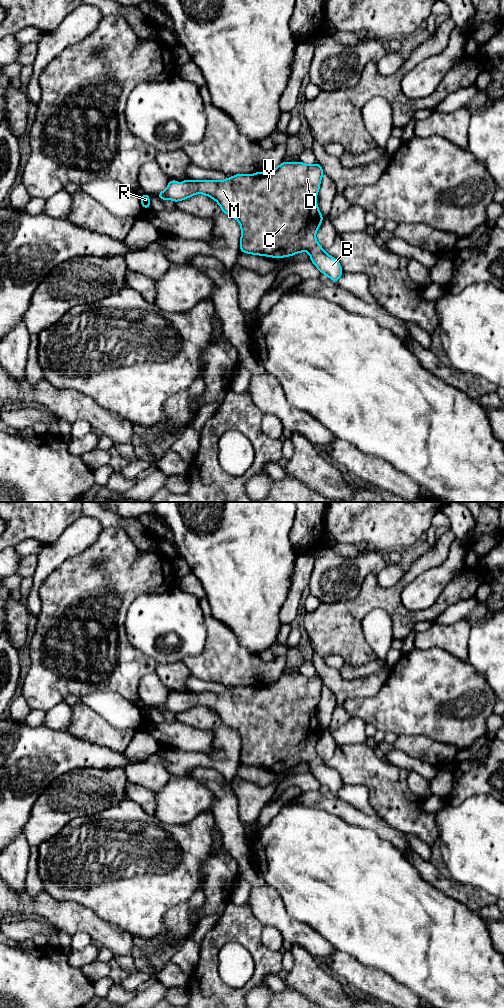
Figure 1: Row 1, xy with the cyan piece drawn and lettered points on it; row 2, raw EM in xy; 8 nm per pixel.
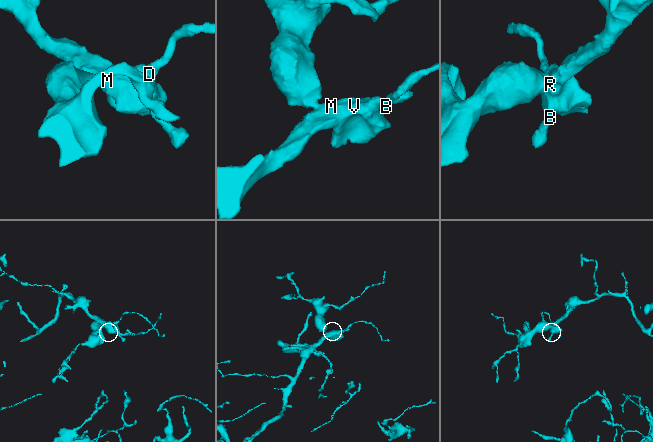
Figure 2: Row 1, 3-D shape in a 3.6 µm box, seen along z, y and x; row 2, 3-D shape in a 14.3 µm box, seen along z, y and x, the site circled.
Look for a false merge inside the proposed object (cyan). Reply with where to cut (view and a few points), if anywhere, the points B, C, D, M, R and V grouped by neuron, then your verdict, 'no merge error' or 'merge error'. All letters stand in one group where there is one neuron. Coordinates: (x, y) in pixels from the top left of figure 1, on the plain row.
no cut | B C D M R V | no merge error

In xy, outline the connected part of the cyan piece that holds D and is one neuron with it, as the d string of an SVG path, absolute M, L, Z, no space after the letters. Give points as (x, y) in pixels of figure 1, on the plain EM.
M283 673L269 684L255 684L253 687L235 686L222 693L196 694L186 691L180 694L170 691L167 700L157 705L157 708L161 713L170 711L179 714L197 705L207 707L218 714L223 725L236 730L240 735L240 764L281 770L308 763L312 775L320 784L337 795L343 786L342 779L337 771L325 765L315 750L324 730L316 715L323 686L317 673L311 678L301 673Z

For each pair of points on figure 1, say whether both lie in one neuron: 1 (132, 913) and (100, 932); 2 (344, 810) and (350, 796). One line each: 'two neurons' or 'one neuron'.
1: two neurons
2: two neurons

